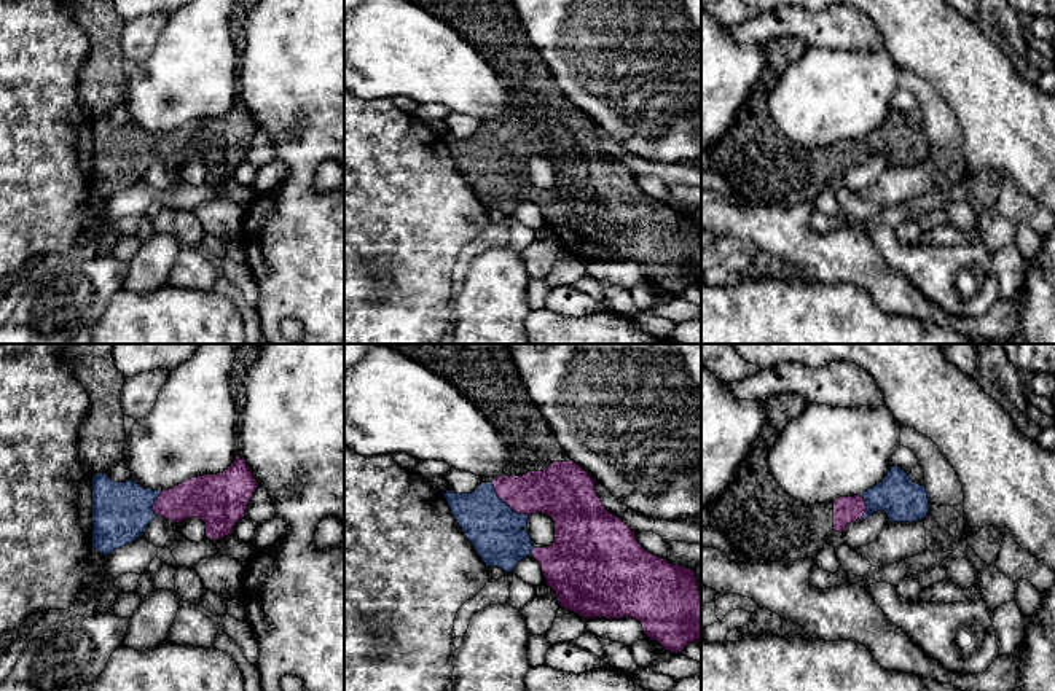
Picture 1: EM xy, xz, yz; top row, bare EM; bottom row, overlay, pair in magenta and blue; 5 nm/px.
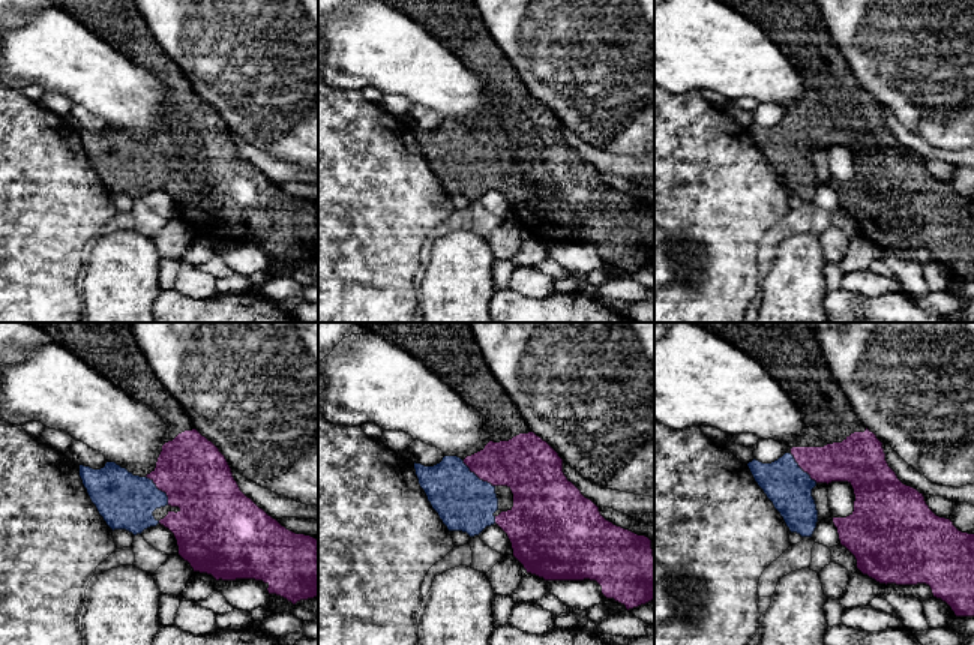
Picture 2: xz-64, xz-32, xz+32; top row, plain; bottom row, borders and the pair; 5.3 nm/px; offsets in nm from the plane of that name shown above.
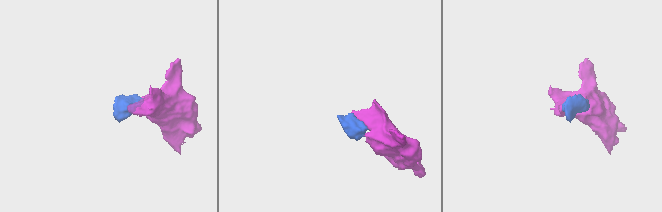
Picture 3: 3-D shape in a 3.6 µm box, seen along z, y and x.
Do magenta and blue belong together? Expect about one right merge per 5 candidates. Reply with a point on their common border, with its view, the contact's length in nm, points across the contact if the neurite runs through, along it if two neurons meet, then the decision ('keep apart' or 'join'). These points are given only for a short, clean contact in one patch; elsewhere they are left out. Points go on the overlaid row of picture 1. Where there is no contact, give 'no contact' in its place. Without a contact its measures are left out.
xz (507, 503) | 260 nm | across xz (555, 491), (531, 492), (507, 503), (491, 519), (491, 526) | join

